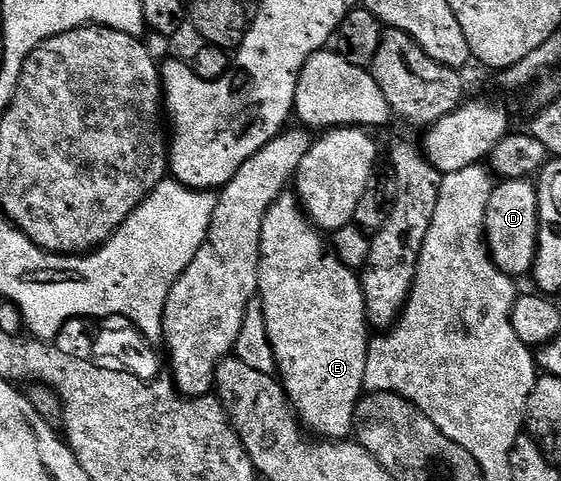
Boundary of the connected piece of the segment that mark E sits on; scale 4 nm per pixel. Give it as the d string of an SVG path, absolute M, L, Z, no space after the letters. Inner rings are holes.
M297 195L279 196L262 223L257 299L262 301L264 326L274 351L282 391L286 393L301 427L326 442L347 439L354 432L356 406L364 395L362 387L368 384L366 363L370 357L372 329L366 319L366 299L359 273L344 266L338 255L331 251L327 237L302 211Z

